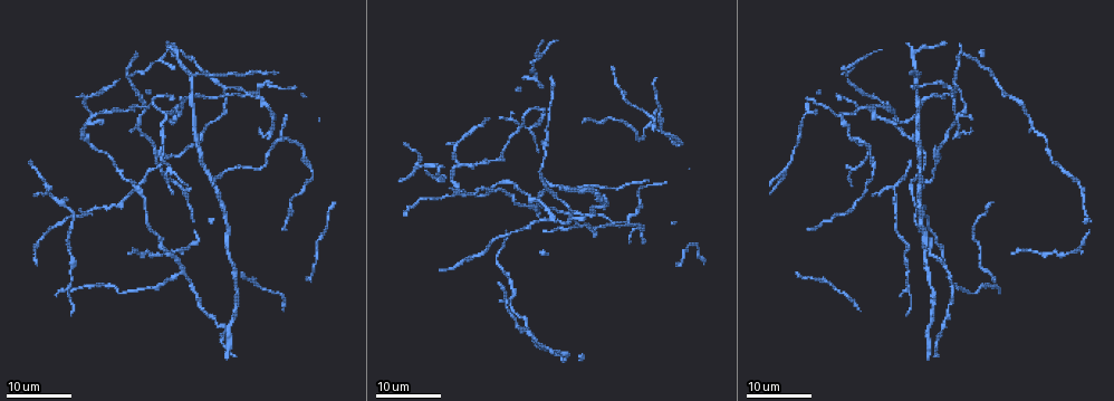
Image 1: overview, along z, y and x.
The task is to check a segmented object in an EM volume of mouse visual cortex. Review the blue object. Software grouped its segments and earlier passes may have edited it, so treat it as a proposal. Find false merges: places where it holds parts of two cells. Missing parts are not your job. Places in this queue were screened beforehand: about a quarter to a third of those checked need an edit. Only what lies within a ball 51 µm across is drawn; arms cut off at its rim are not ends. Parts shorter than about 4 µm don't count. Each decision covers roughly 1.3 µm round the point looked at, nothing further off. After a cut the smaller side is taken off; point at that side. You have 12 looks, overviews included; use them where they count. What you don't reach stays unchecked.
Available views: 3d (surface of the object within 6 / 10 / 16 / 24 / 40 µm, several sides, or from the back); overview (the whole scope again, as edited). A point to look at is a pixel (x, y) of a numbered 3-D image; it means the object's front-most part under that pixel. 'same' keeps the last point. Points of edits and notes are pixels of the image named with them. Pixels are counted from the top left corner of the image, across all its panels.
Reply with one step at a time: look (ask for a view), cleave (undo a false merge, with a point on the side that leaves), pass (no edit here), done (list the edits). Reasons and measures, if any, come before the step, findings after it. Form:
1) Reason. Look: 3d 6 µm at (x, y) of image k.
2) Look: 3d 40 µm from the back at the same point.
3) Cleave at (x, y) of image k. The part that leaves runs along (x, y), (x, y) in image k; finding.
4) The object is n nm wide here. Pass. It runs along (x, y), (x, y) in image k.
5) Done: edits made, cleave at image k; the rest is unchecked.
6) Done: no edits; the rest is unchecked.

Three-way junction. Look: 3d 24 µm at (894, 116) of image 1.

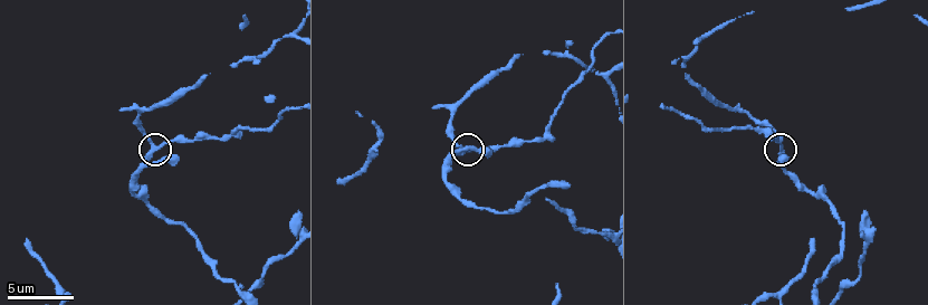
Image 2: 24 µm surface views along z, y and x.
Look: 3d 6 µm at (155, 148) of image 2.

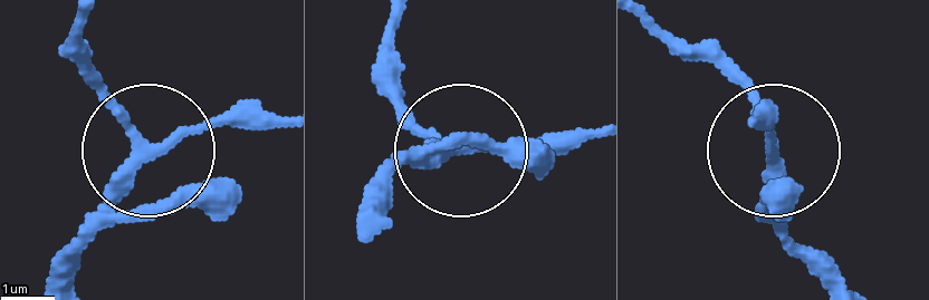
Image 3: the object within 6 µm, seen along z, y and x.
From behind. Look: 3d 6 µm from the back at (774, 150) of image 3.

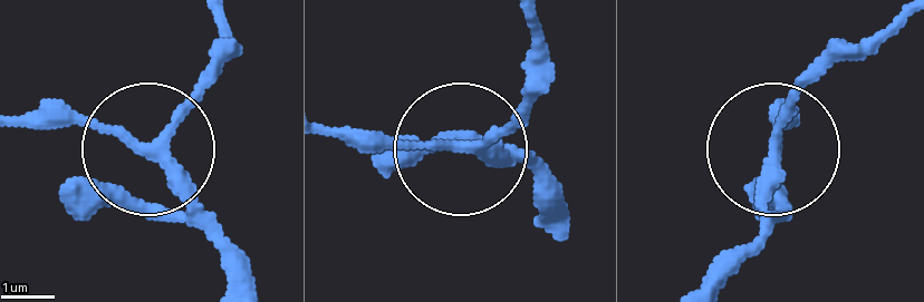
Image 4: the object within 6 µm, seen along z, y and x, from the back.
3 arms meet here. Pass. It runs along (238, 275), (198, 196), (157, 156), (29, 120) in image 4; continuous, no second cell.

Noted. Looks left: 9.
Small branch off a trunk. Look: 3d 24 µm at (191, 73) of image 1.

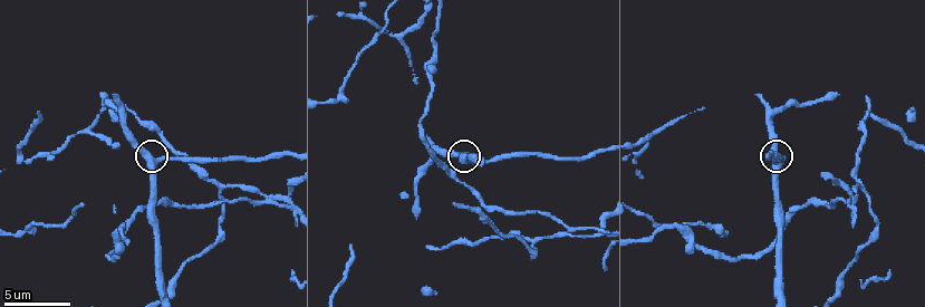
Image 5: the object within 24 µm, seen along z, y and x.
Look: 3d 6 µm at (154, 162) of image 5.

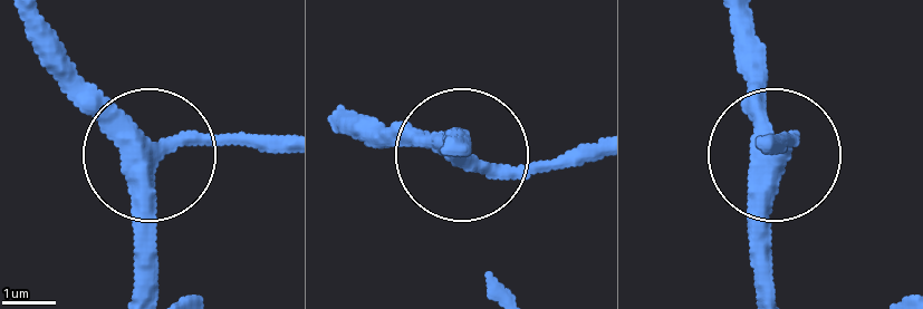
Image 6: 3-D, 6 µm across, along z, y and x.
3 arms meet here. Pass. It runs along (464, 142), (505, 167), (597, 160) in image 6; continuous, no second cell.

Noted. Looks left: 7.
Thin neck. Look: 3d 6 µm at (865, 255) of image 2.

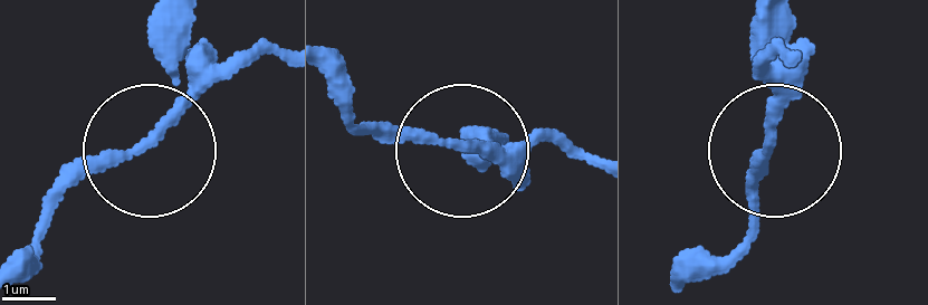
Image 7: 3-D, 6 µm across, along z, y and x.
Pass. It runs along (599, 160), (545, 137), (412, 146), (350, 133) in image 7; continuous, no second cell.

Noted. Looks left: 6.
Three arms meet. Look: 3d 16 µm at (183, 274) of image 1.

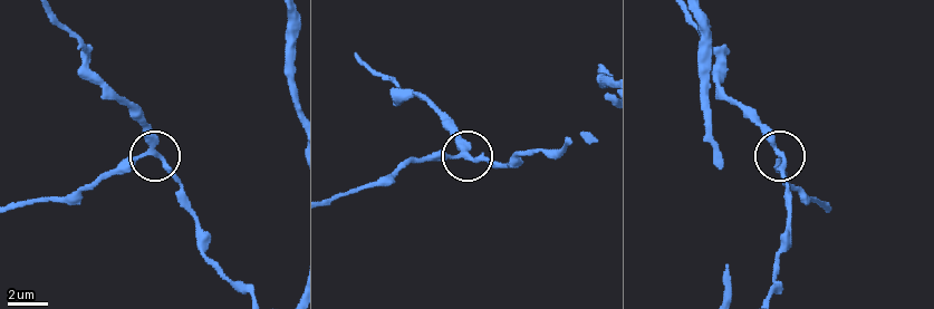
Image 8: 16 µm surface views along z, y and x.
Look: 3d 6 µm at (779, 151) of image 8.

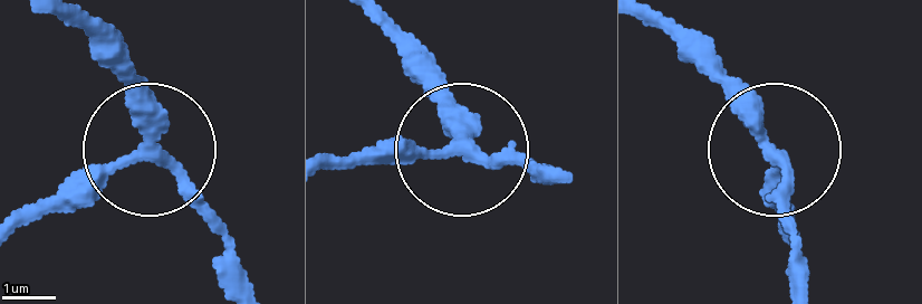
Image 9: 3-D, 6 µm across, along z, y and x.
Look: 3d 6 µm from the back at (449, 149) of image 9.

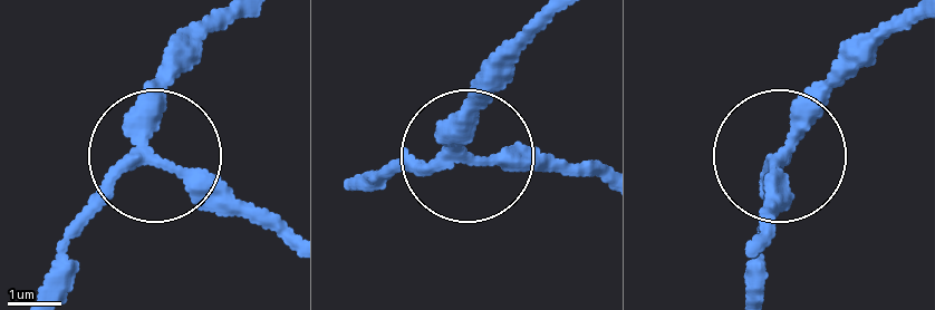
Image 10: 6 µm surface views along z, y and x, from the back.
The object is 250 nm wide here. Pass. One cell here.

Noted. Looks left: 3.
A narrow waist. Look: 3d 16 µm at (907, 252) of image 1.

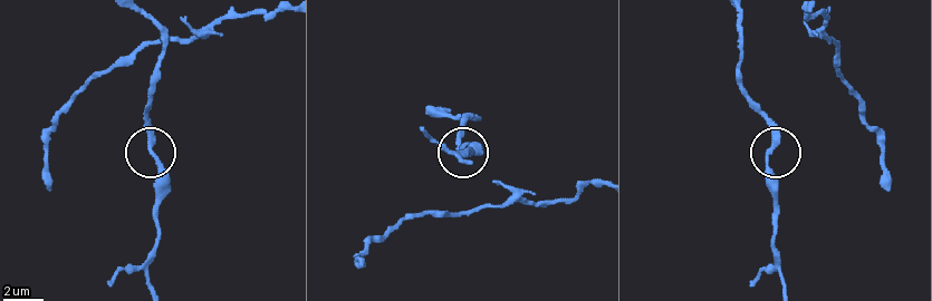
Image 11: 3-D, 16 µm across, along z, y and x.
Look: 3d 6 µm at (767, 155) of image 11.

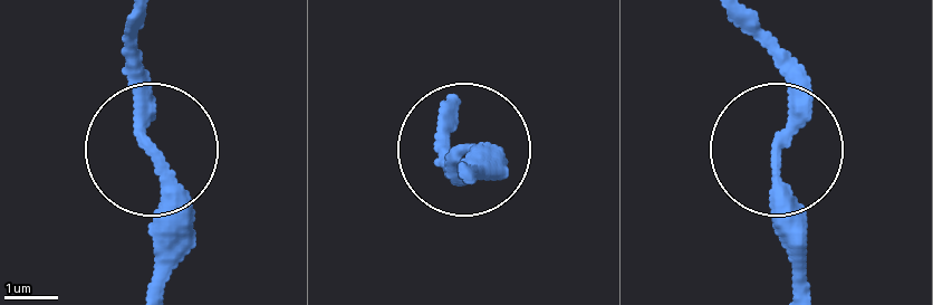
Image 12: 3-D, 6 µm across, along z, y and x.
Look: 3d 6 µm from the back at (778, 154) of image 12.

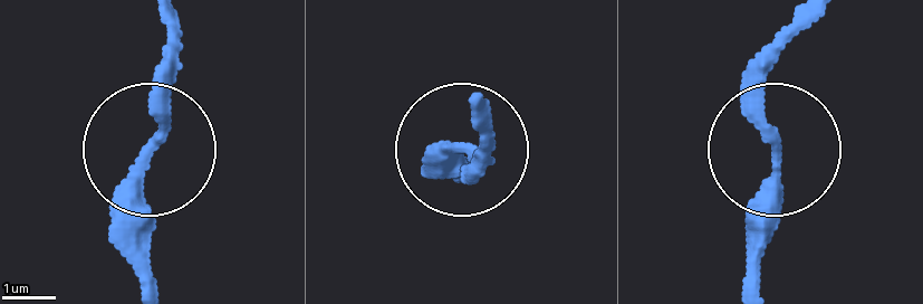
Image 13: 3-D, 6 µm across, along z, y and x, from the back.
Pass. All the same cell.

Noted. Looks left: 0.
Done: no edits; the rest is unchecked.

